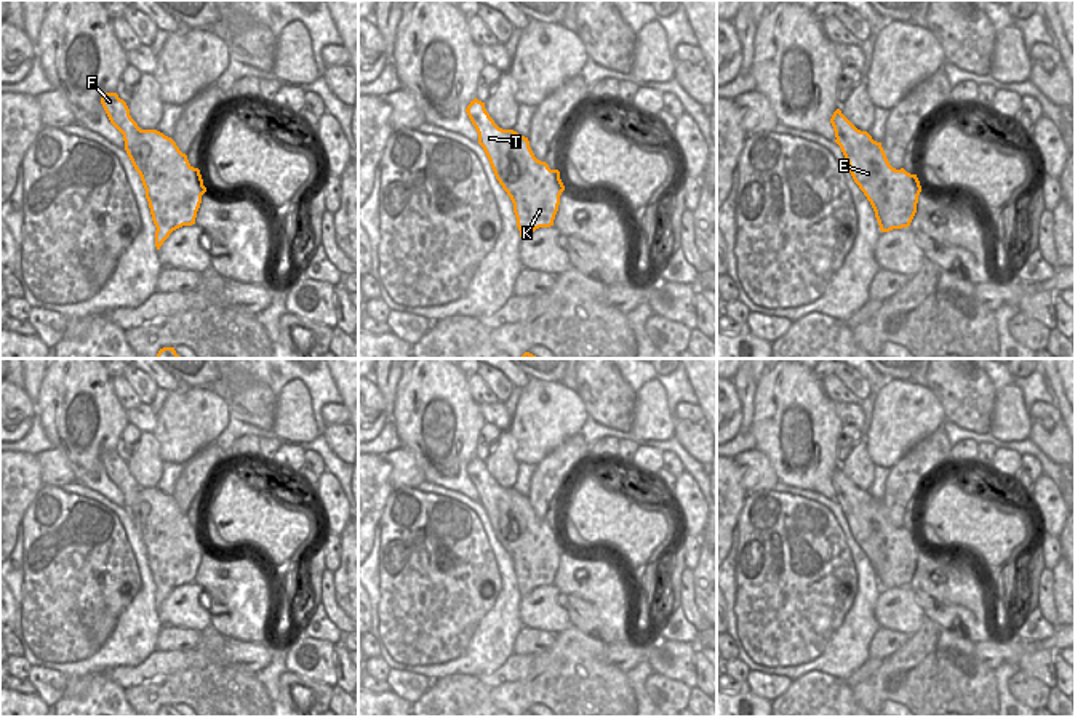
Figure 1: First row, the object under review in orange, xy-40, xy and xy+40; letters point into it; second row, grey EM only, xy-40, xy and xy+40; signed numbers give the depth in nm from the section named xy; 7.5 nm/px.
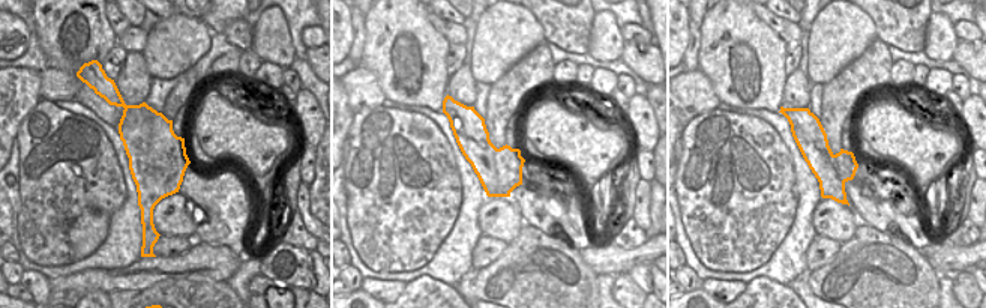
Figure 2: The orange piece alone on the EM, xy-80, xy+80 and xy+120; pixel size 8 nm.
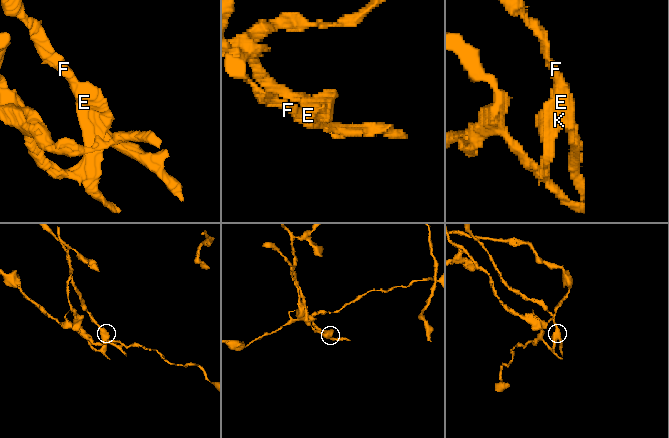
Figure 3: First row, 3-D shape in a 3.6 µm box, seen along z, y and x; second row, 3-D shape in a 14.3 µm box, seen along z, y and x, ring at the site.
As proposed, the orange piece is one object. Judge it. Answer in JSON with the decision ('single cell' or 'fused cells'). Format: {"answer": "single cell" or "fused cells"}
{"answer": "fused cells"}

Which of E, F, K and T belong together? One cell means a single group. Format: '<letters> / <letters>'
E F T / K

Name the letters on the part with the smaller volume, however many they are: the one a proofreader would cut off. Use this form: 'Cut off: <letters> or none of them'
Cut off: E, F, T

